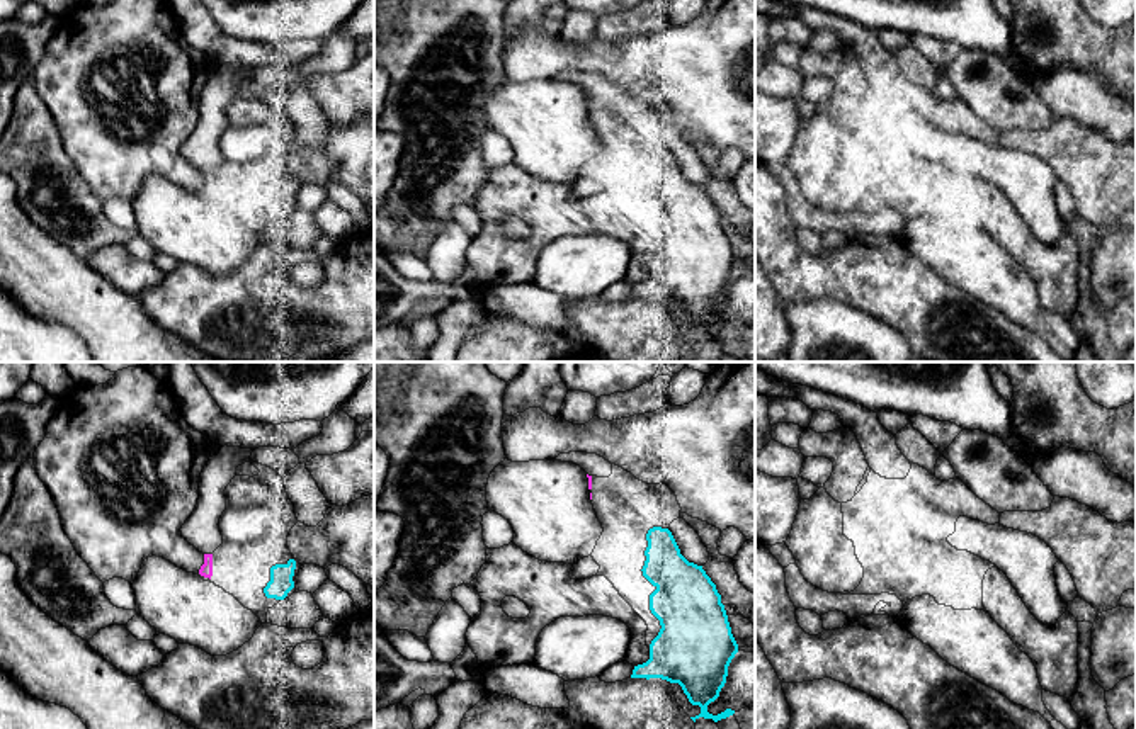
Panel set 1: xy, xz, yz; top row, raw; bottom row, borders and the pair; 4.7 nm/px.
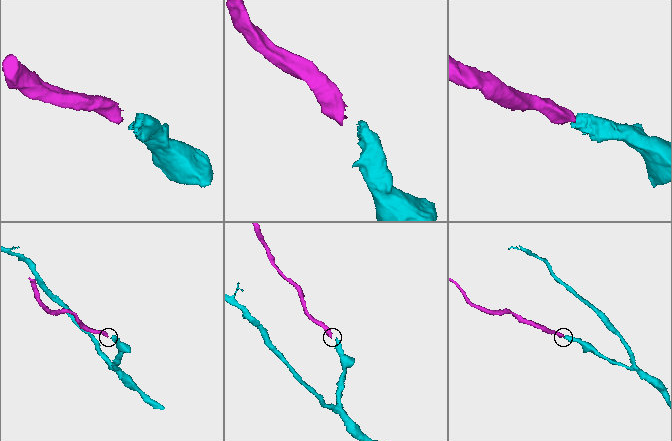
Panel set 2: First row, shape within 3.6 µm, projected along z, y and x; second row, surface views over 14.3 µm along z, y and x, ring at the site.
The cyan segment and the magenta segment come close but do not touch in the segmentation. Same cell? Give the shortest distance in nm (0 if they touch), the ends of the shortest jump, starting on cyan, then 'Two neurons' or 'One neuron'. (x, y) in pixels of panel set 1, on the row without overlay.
Distance 260 nm. Across: xy (264, 208), (211, 194). One neuron

